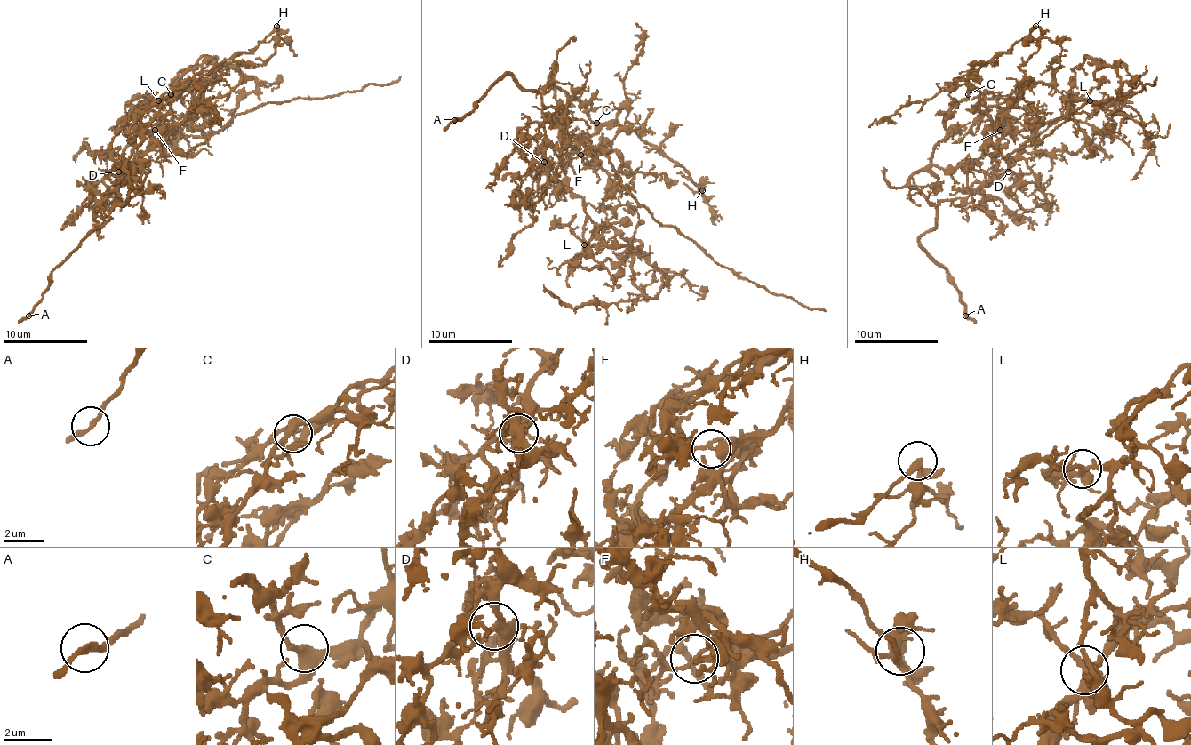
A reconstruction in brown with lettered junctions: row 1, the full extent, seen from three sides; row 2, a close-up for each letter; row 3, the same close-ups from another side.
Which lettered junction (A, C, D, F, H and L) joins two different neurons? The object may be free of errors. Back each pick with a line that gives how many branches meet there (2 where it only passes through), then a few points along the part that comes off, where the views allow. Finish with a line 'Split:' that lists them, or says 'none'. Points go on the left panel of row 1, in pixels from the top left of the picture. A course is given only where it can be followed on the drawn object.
F: branches 2; course (154, 130), (163, 130), (158, 148), (164, 155), (186, 155), (238, 113), (267, 102), (360, 92), (400, 77)
Split: F

